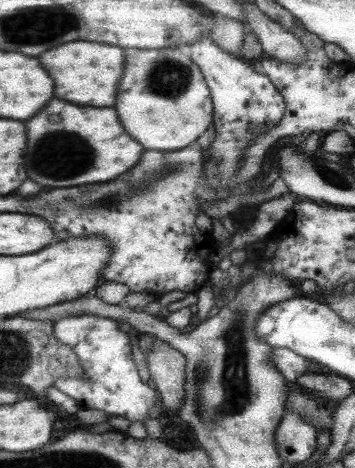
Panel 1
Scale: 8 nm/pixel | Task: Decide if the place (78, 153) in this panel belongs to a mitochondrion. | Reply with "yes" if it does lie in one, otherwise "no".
yes

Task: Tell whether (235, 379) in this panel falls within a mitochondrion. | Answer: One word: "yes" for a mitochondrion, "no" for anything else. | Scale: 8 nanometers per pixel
yes

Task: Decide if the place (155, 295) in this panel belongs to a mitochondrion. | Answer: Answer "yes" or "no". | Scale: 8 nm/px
no

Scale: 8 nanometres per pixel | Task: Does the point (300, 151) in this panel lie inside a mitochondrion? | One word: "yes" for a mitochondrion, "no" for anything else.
yes

